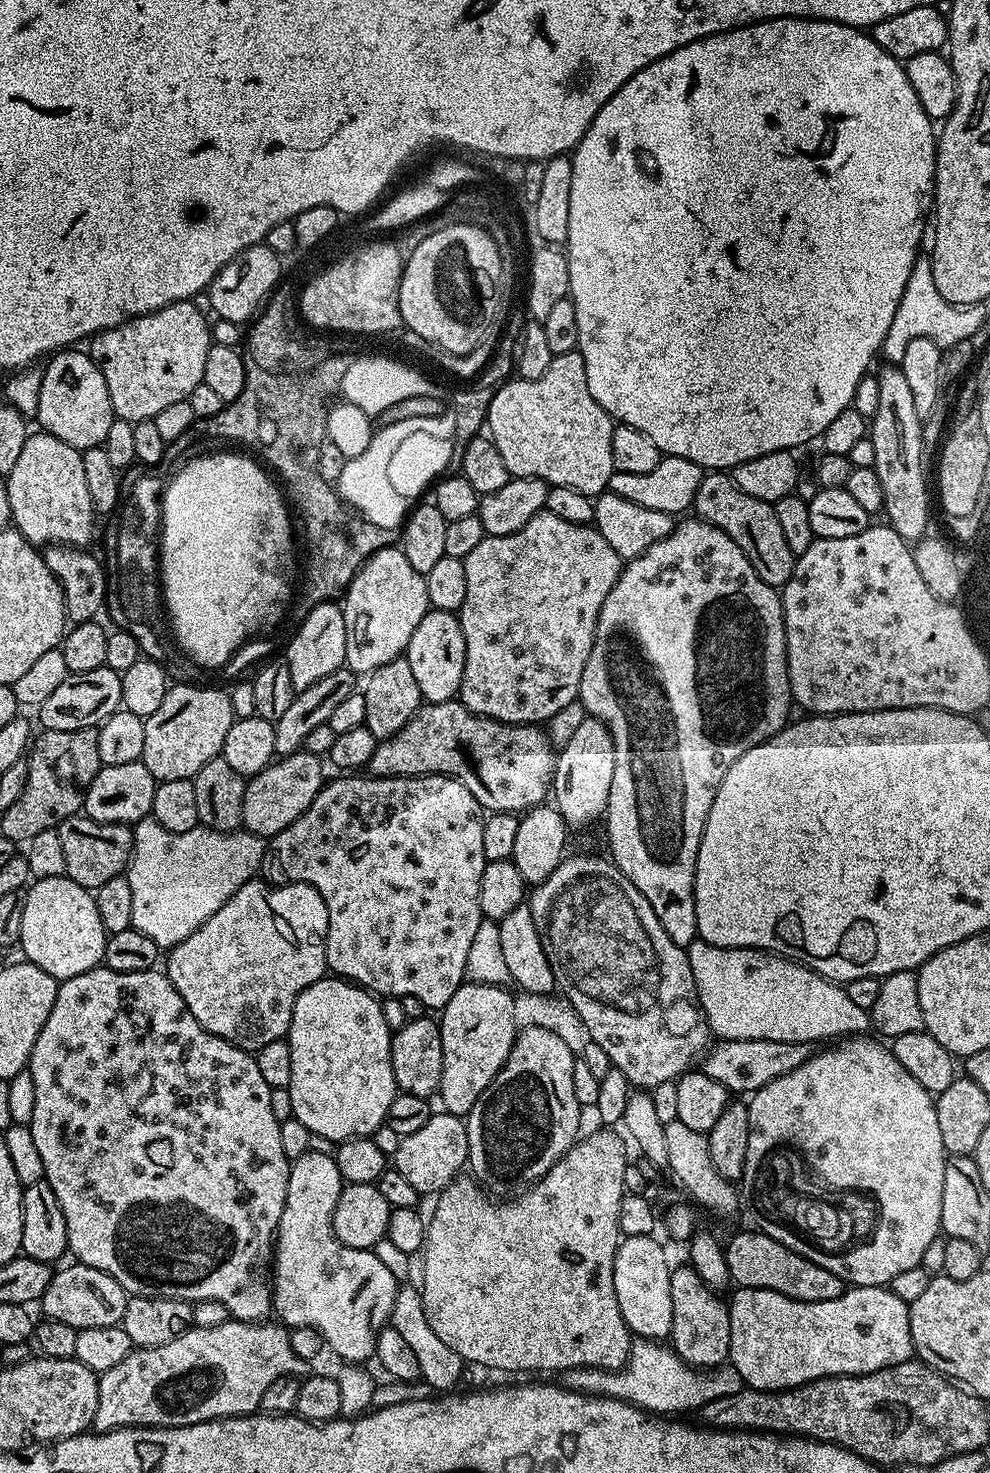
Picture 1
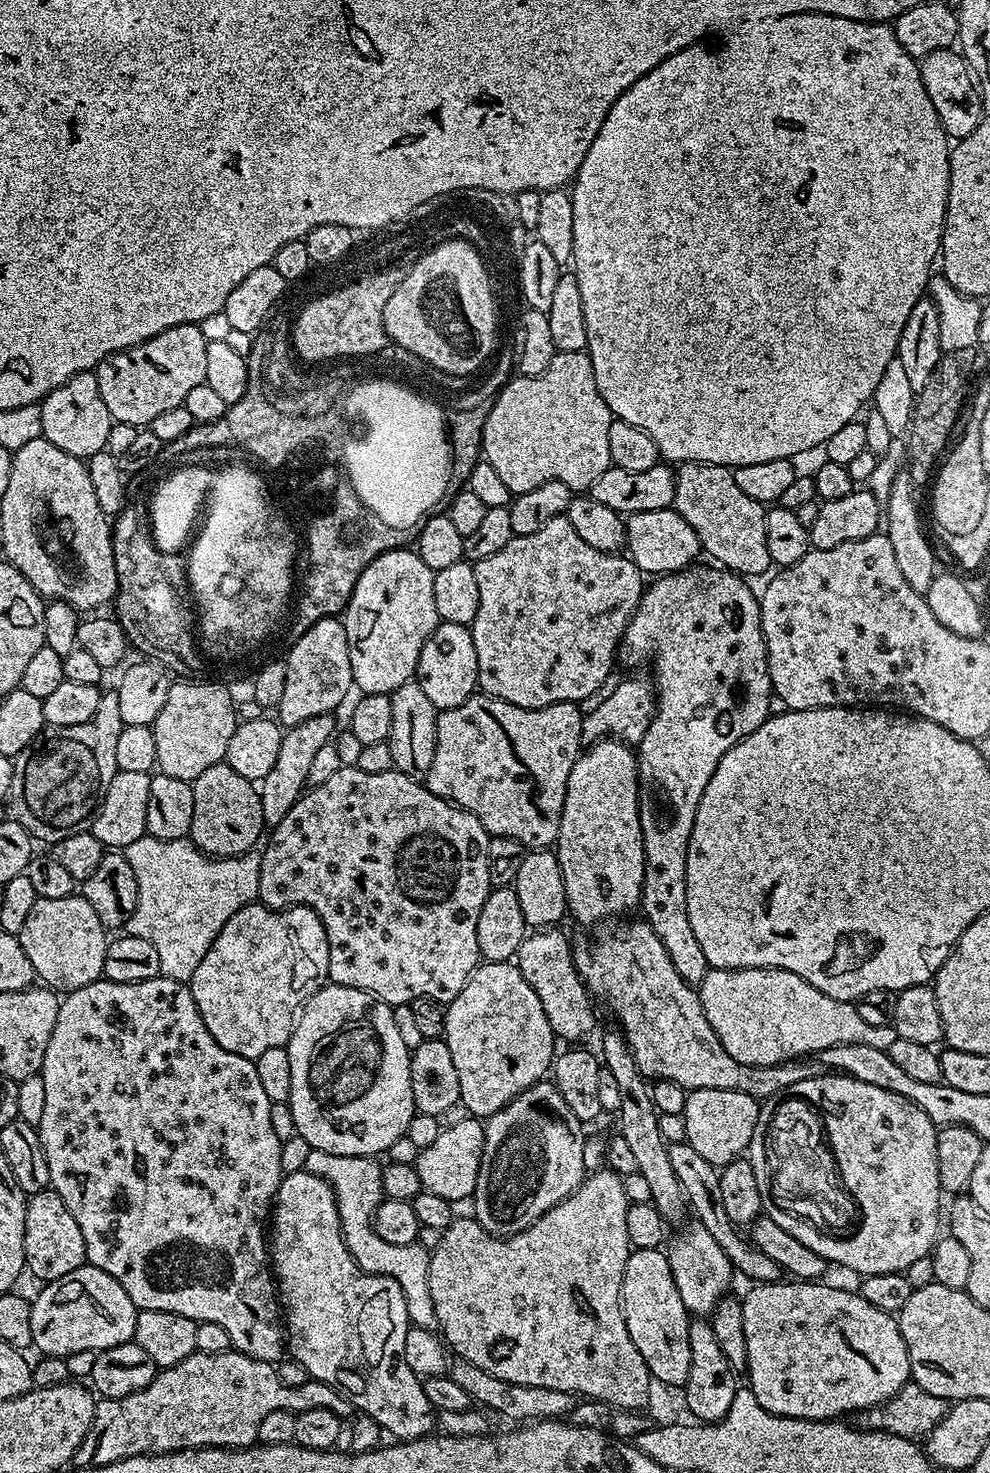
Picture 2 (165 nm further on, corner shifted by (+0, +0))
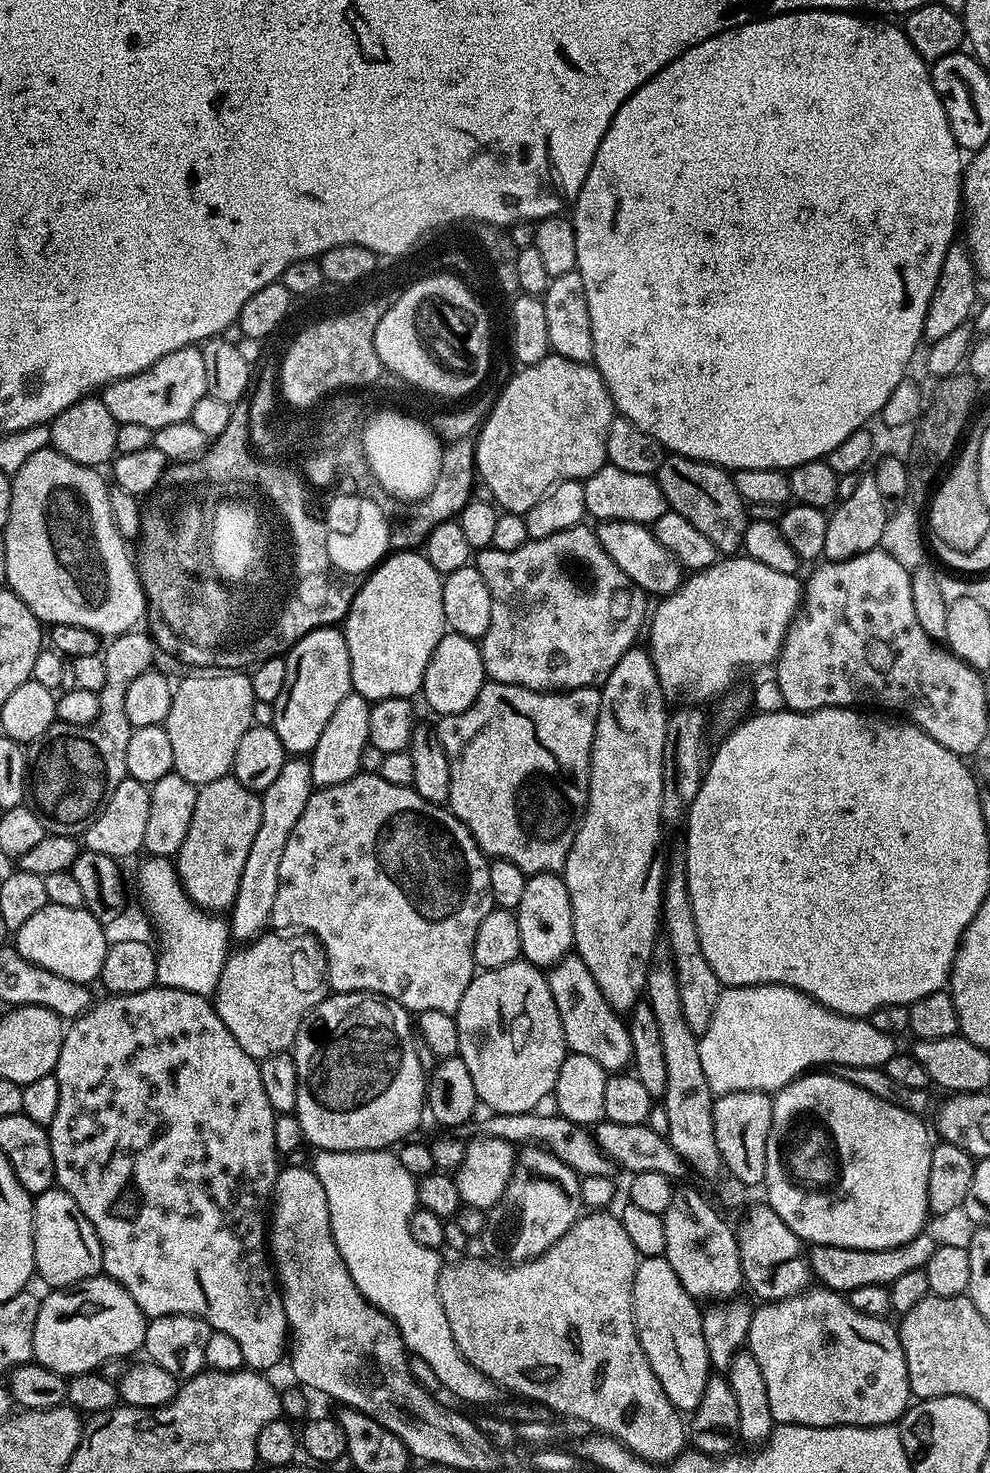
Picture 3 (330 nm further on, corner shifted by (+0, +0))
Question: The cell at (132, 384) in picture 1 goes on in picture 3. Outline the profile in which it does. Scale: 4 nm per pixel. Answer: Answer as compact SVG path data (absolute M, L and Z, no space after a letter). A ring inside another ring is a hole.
M196 346L174 350L174 354L158 358L154 366L133 376L116 380L102 389L106 410L110 410L117 425L135 422L137 426L150 426L153 430L170 426L170 422L189 419L198 398L207 395L206 368L202 363L200 348Z

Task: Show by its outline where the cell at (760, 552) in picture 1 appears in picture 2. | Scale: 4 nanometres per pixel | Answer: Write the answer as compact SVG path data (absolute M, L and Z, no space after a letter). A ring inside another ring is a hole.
M684 462L675 469L676 490L674 507L698 534L698 542L705 553L713 556L721 569L737 576L753 578L773 567L770 549L766 546L765 505L749 498L734 482L732 469L721 464Z

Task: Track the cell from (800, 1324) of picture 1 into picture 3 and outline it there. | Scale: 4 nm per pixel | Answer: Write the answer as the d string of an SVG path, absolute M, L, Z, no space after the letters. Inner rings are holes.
M812 1286L786 1300L764 1302L759 1307L752 1314L752 1321L748 1327L746 1348L757 1362L762 1372L763 1381L766 1382L770 1414L773 1415L776 1424L801 1424L807 1428L841 1428L842 1426L877 1428L883 1424L896 1424L900 1417L908 1411L913 1394L908 1381L906 1358L900 1345L900 1333L893 1325L891 1328L887 1324L889 1322L887 1319L879 1316L867 1316L858 1310L854 1310L854 1306L850 1306L841 1293L831 1292L829 1288L823 1286Z

